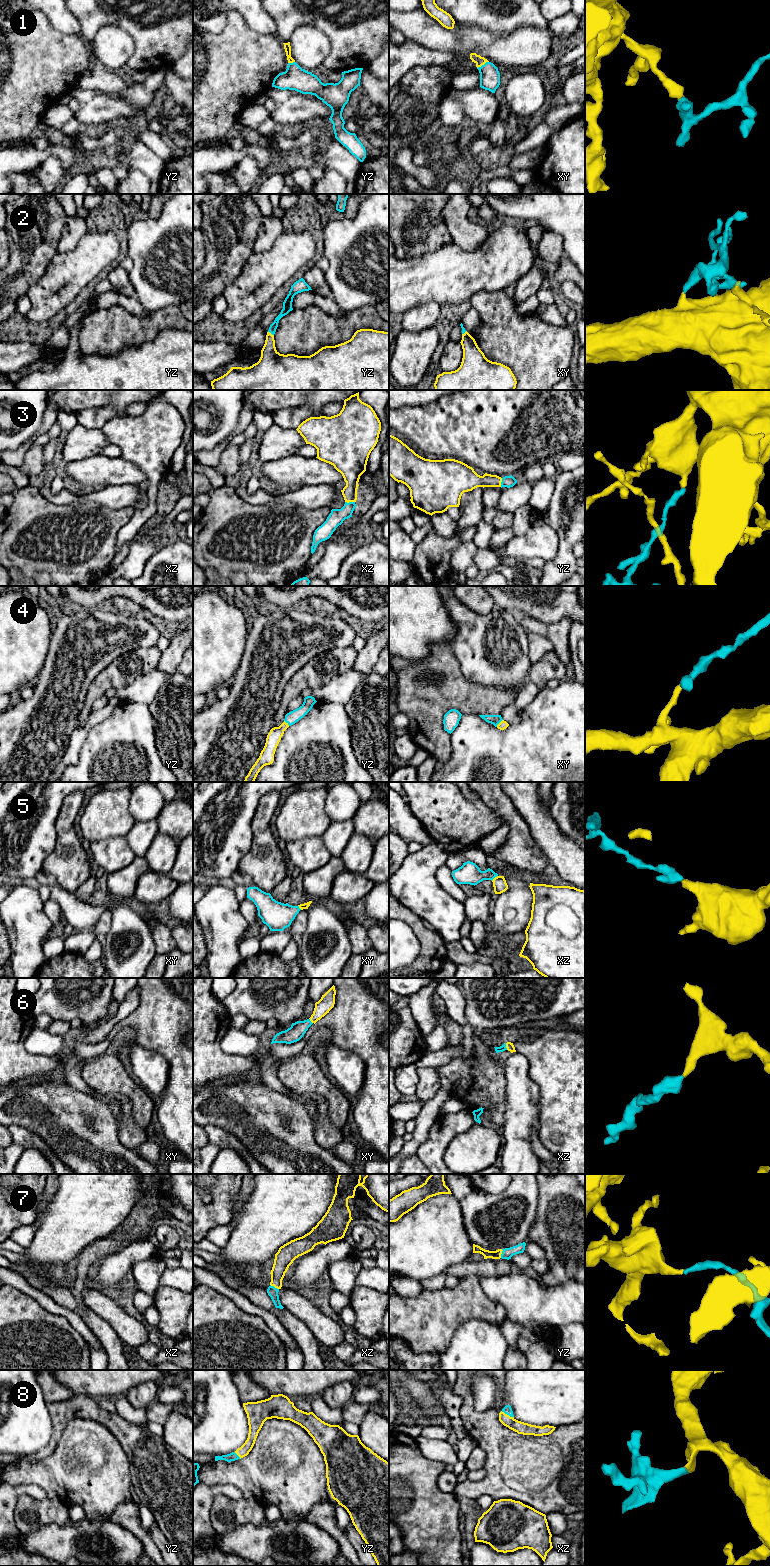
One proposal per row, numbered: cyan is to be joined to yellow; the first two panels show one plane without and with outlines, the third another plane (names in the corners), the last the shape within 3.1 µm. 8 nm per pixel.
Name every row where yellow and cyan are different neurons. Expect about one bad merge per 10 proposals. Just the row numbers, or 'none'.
none

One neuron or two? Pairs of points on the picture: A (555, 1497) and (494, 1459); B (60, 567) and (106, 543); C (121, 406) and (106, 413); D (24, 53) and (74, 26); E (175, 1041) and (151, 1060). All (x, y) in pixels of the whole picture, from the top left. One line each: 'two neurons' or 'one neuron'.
A: one neuron
B: one neuron
C: two neurons
D: two neurons
E: two neurons

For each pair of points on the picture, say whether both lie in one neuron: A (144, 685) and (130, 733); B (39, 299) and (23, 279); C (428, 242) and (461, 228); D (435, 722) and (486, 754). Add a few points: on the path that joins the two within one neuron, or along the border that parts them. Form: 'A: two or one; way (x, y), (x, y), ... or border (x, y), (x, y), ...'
A: two; border (121, 701), (142, 702), (148, 706)
B: two; border (45, 270), (43, 275), (29, 287), (26, 294)
C: two; border (443, 210), (443, 220), (453, 242)
D: two; border (451, 734), (451, 755), (449, 757)

